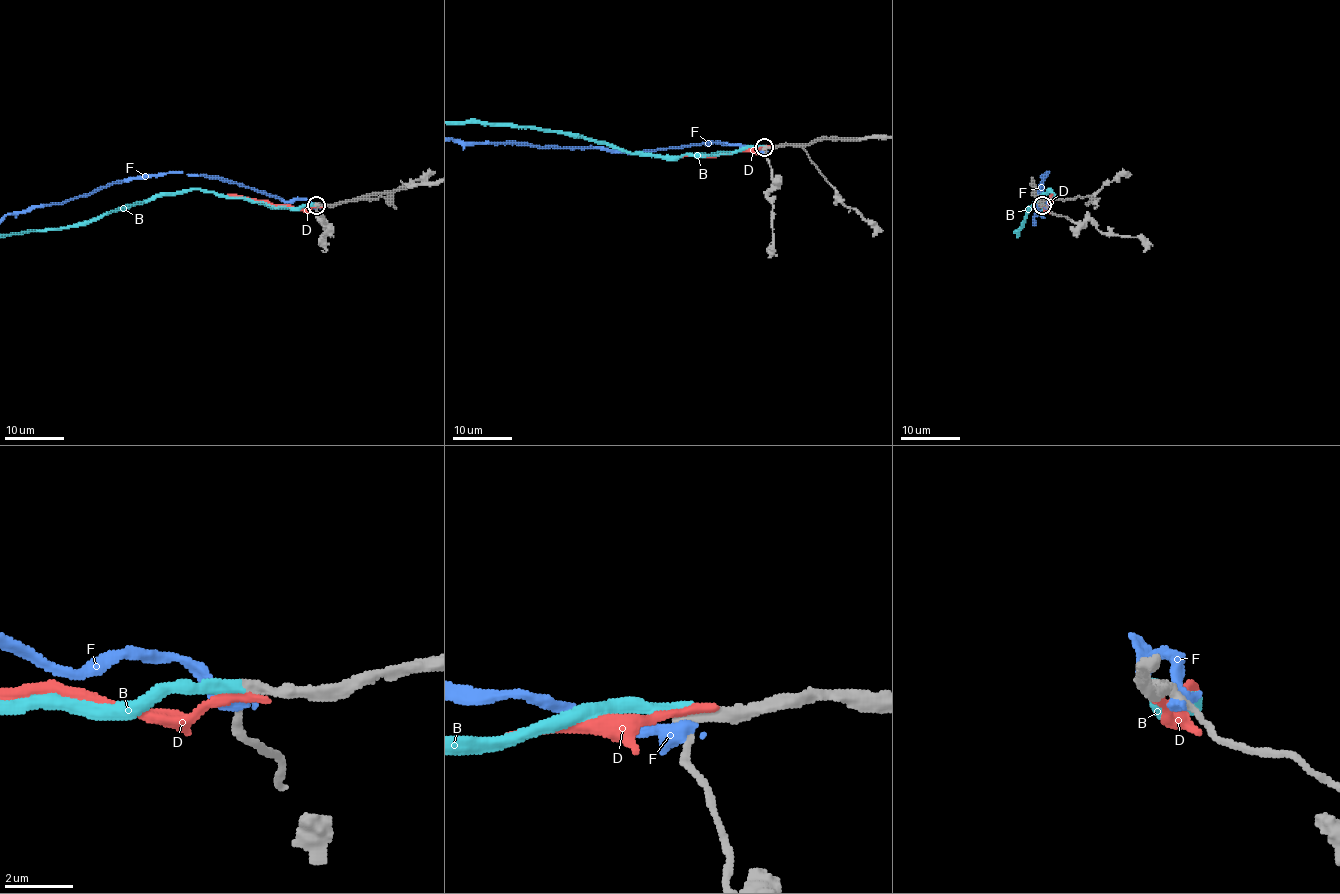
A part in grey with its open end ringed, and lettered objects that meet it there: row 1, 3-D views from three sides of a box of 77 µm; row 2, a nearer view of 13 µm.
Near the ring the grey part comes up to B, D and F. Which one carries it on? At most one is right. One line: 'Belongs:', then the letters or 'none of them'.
Belongs: B

